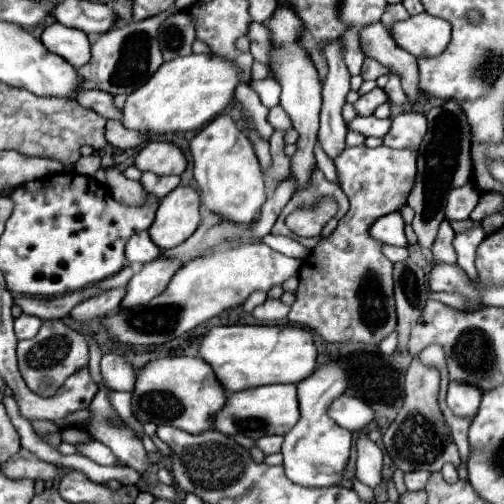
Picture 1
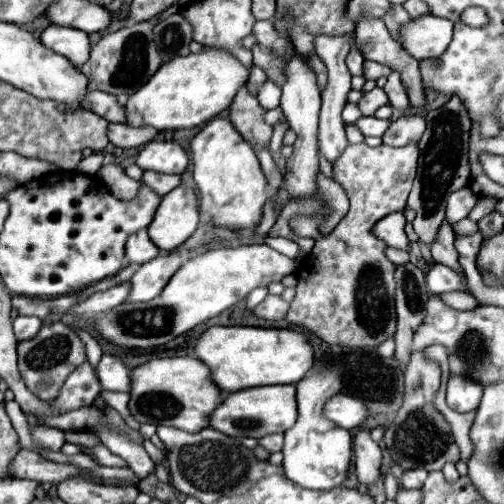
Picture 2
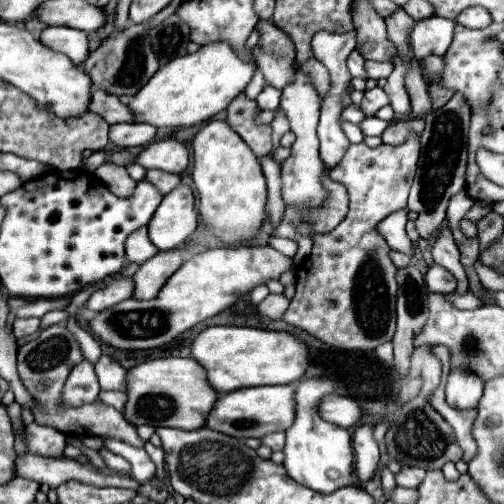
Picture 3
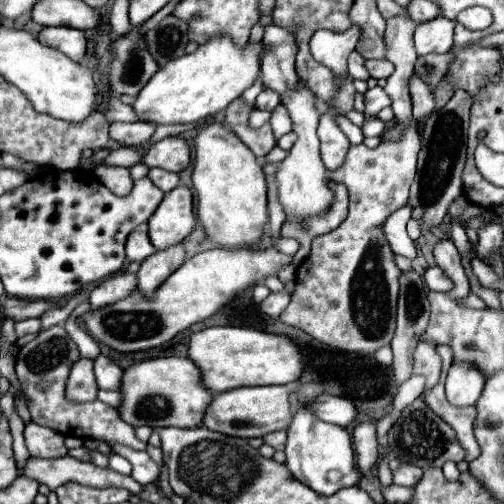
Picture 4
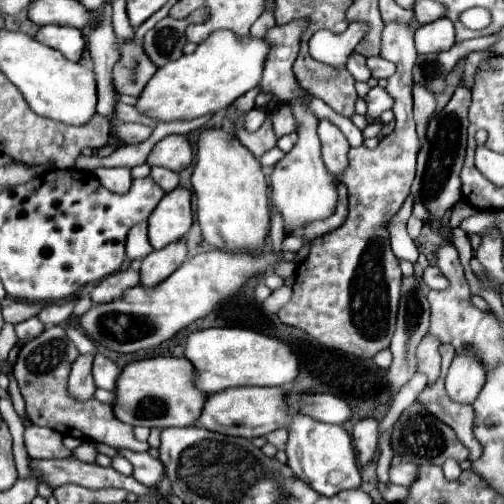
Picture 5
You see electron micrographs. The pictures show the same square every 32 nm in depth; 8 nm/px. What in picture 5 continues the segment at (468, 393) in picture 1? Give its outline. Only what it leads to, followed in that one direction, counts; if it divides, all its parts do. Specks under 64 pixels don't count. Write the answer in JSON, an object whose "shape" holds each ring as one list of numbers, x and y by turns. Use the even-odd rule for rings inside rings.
{"shape":[[456,352,446,376,446,390,450,398,462,404,472,404,482,390,484,380,484,364,480,364,480,360,476,360,472,354]]}

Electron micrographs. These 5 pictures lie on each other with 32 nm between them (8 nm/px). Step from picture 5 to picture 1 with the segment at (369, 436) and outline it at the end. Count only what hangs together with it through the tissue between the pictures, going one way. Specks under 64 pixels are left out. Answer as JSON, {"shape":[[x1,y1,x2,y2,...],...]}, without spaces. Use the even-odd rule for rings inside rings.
{"shape":[[362,432,356,440,356,452,356,478,366,486,376,488,382,480,382,450]]}

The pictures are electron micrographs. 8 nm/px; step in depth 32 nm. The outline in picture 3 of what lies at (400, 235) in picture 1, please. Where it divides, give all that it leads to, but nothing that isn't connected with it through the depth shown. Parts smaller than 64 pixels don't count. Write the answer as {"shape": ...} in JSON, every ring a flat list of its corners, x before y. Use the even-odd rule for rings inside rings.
{"shape":[[402,208,394,212,392,216,384,218,380,224,380,234,386,238,388,246,396,252,402,252,406,256,414,256,412,240,406,234,406,222,408,222,408,208]]}

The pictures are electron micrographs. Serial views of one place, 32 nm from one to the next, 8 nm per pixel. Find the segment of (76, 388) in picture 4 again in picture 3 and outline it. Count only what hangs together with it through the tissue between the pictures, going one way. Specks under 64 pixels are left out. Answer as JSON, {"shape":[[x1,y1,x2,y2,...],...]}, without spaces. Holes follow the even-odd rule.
{"shape":[[82,360,72,368,66,386,64,386,64,404,68,406,80,406,86,402,94,402,98,398,100,386,94,374,94,364,88,360]]}

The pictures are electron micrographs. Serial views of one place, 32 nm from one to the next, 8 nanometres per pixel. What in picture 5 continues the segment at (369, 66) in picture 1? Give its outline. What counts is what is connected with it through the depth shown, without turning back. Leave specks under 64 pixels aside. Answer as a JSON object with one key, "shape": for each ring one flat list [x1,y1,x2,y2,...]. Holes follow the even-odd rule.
{"shape":[[380,56,368,58,368,68,374,78,390,78,396,72,396,64,392,64]]}

